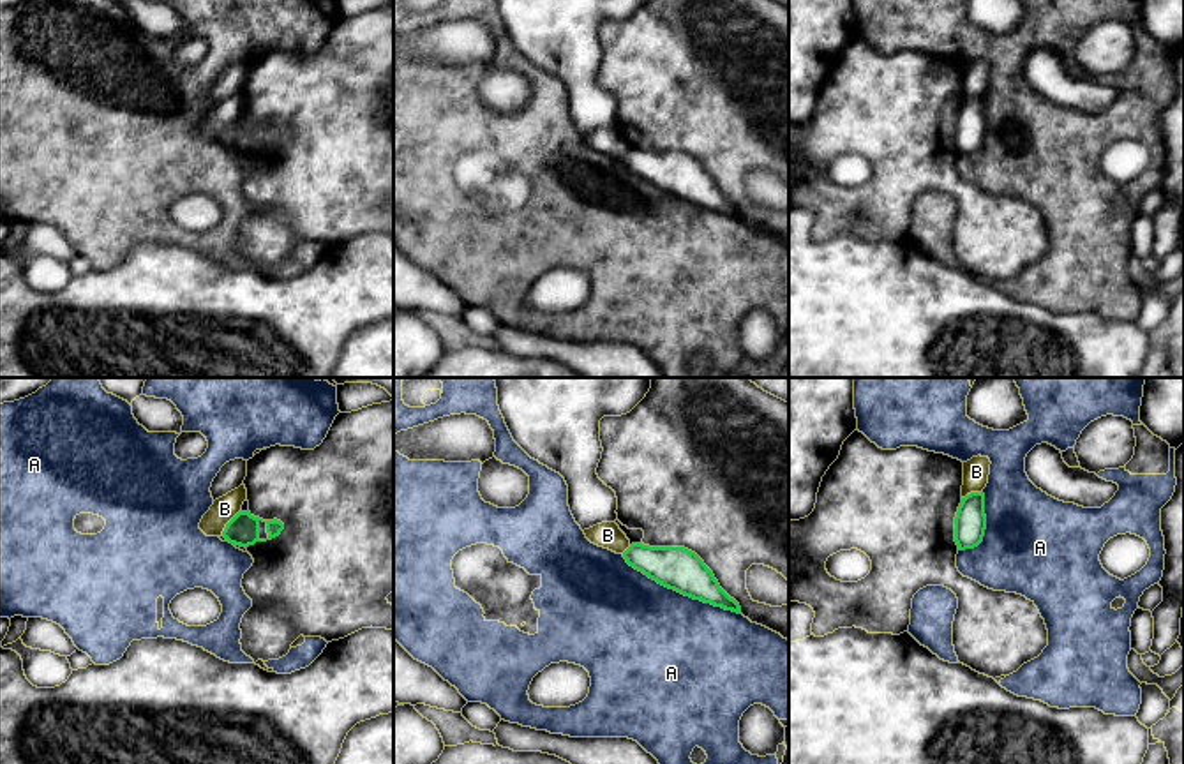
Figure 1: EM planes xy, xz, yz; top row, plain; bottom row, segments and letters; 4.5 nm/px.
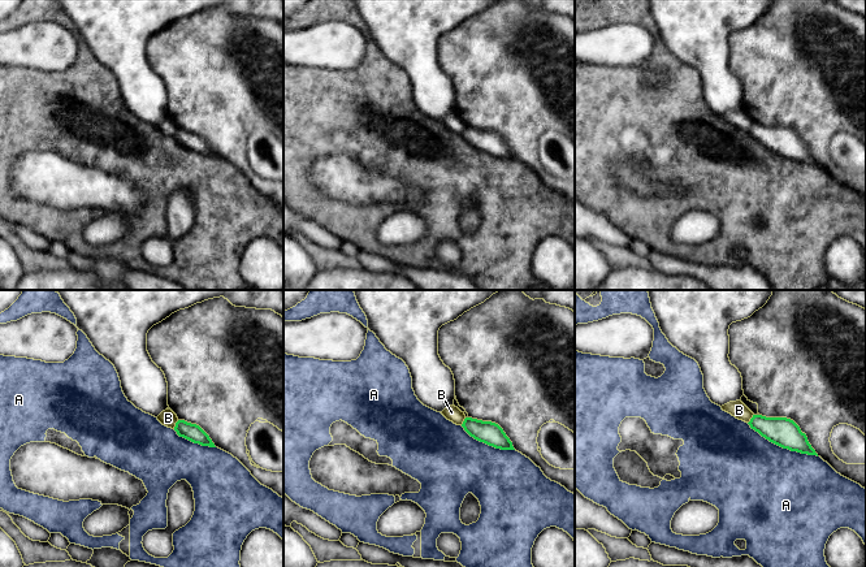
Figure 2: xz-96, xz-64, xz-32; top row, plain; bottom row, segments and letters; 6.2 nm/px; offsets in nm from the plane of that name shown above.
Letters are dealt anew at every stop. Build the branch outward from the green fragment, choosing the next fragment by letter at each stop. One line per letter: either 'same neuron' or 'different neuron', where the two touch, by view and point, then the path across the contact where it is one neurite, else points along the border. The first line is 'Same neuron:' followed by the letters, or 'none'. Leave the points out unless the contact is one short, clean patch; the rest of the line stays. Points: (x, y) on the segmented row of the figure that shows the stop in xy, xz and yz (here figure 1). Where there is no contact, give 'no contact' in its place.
Same neuron: none
A: different neuron; meets green in xz at (680, 591)
B: different neuron; meets green in xy at (228, 523); border along xy (239, 510), (221, 535)

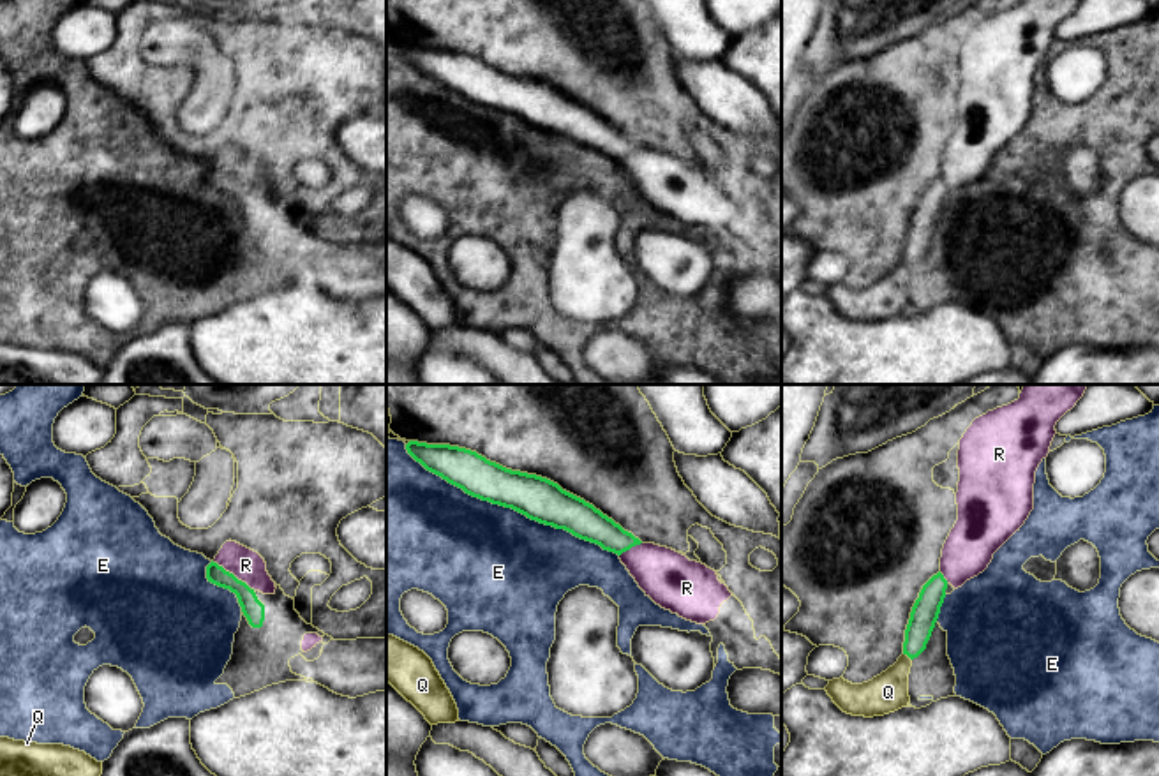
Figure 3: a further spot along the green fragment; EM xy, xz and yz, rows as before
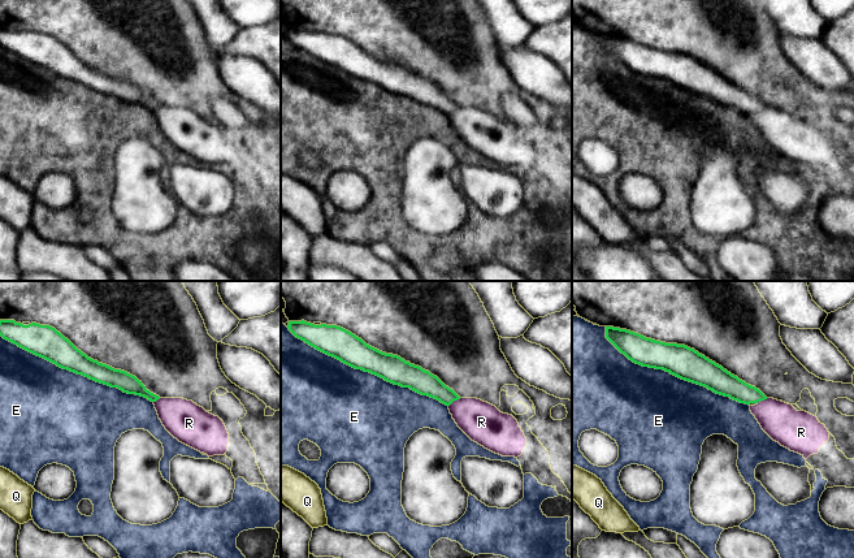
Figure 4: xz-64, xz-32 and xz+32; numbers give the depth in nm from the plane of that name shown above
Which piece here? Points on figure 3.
Same neuron: Q
E: different neuron; meets green in xz at (510, 507)
Q: same neuron; meets green in yz at (907, 655); runs through yz (925, 612), (916, 642), (907, 655), (888, 692)
R: different neuron; meets green in xy at (231, 574); border along xy (212, 561), (254, 589)

